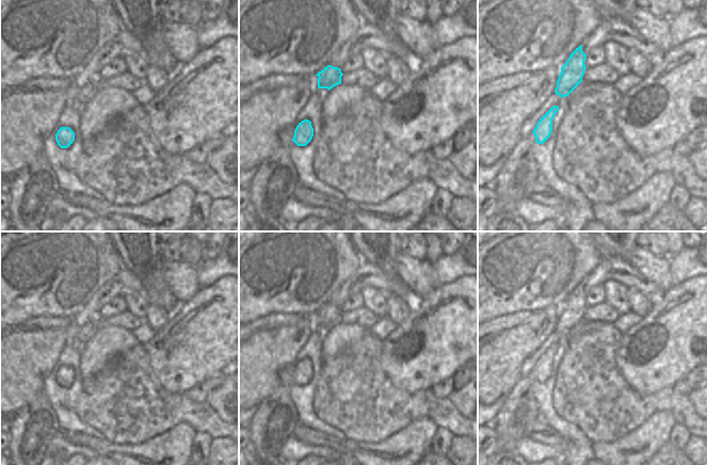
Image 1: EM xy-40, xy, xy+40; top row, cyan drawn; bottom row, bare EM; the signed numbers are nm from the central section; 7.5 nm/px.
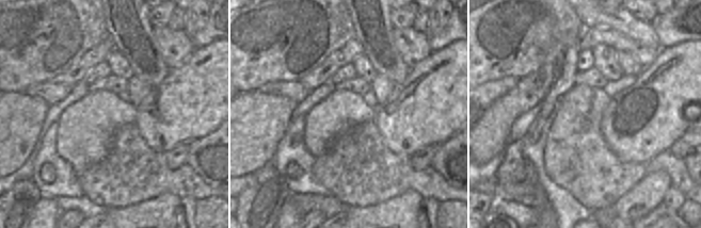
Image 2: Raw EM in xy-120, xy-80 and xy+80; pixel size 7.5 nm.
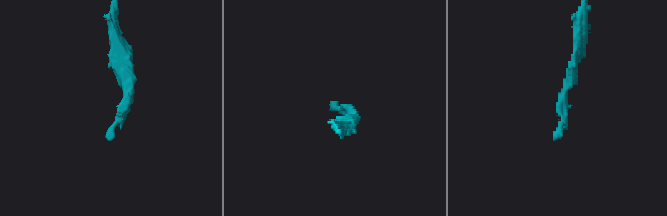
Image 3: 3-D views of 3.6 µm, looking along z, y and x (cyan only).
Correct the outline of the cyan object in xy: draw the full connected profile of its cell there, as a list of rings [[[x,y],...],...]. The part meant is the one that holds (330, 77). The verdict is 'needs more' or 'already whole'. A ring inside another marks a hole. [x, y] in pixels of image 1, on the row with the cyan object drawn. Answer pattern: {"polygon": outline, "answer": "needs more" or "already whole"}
{"polygon": [[[327,65],[316,76],[318,76],[318,89],[327,89],[328,91],[334,86],[341,84],[342,77],[341,69]]], "answer": "already whole"}

